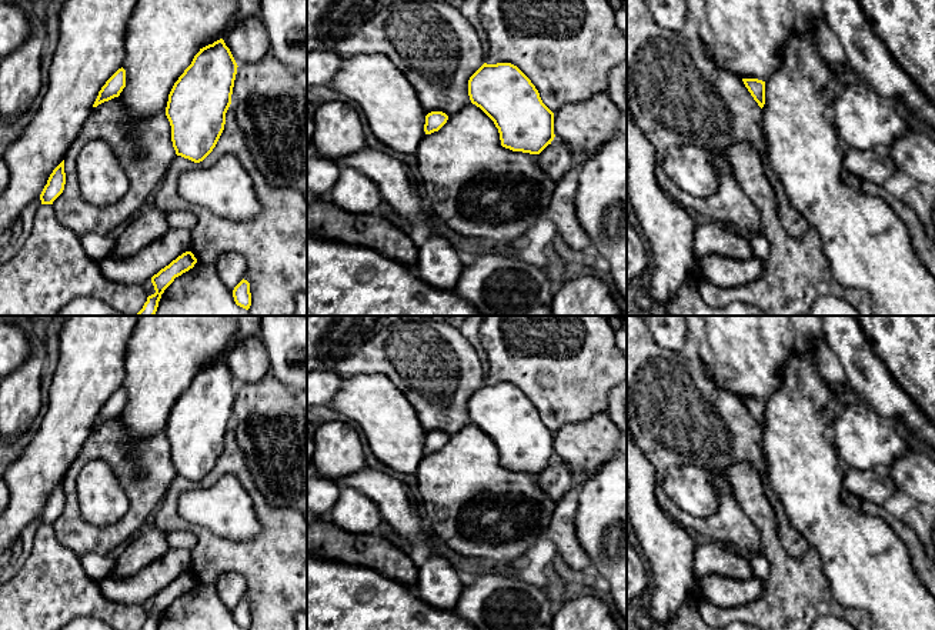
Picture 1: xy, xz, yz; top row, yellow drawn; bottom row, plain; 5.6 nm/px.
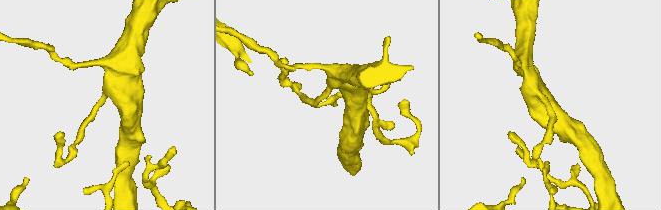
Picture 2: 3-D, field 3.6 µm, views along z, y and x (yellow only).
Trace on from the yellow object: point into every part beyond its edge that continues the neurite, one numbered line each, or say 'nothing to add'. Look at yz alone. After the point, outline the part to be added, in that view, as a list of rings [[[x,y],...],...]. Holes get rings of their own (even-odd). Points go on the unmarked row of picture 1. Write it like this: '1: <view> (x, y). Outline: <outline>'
1: yz (868, 567). Outline: [[[798,343],[779,371],[779,387],[765,400],[762,450],[768,461],[769,484],[779,497],[791,526],[819,553],[824,574],[838,603],[866,611],[874,630],[935,630],[935,599],[918,580],[909,553],[898,534],[882,517],[854,510],[841,499],[845,471],[839,469],[839,456],[831,440],[839,406],[834,386],[819,373],[815,351],[814,346],[812,353],[805,353]]]

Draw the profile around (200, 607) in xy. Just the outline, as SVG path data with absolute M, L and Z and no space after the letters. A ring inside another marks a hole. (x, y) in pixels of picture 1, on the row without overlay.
M196 583L164 610L157 630L246 630L236 624L233 610L220 599L214 586Z

